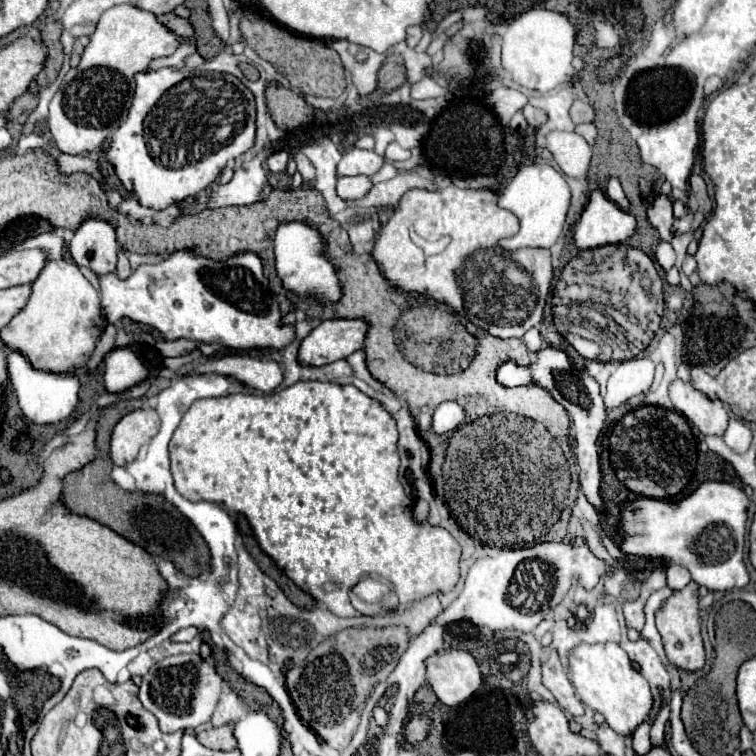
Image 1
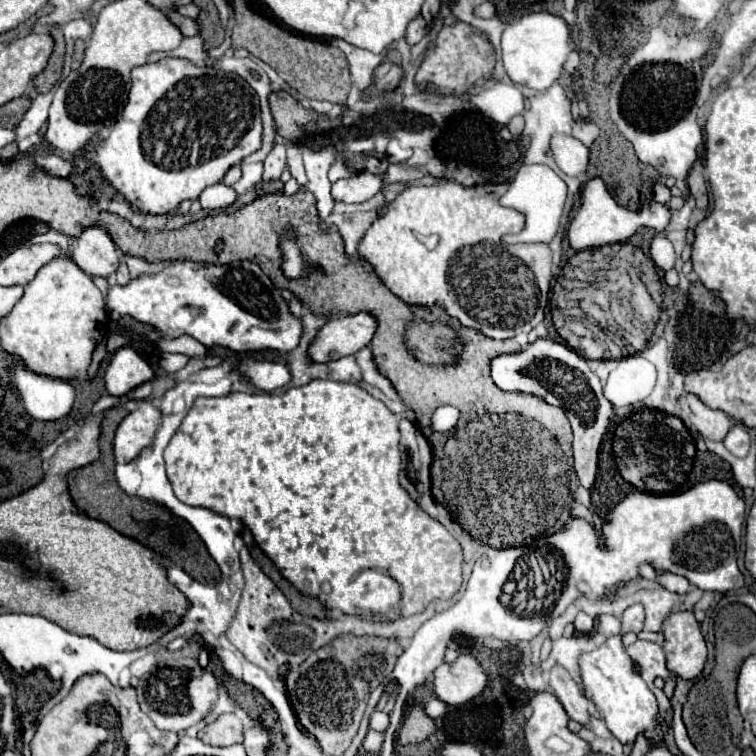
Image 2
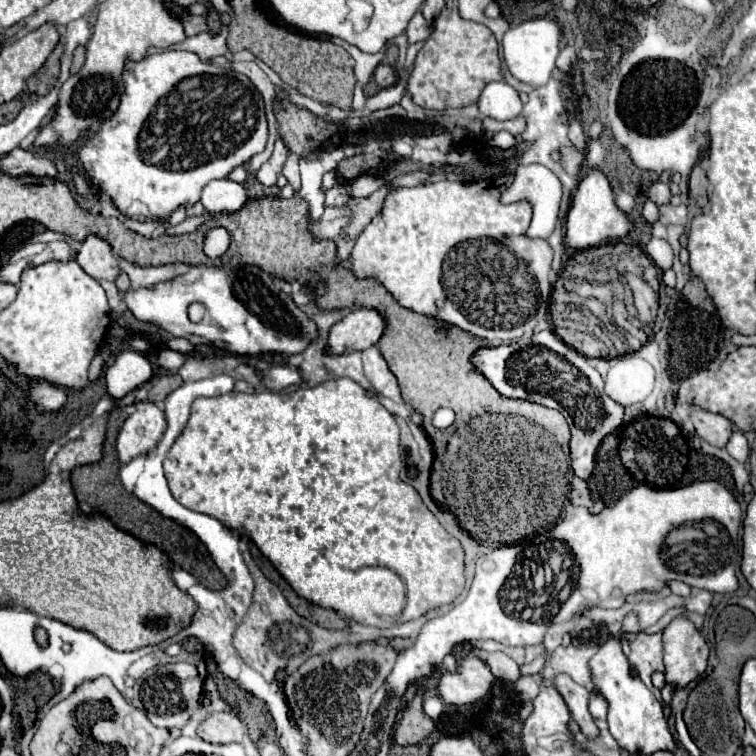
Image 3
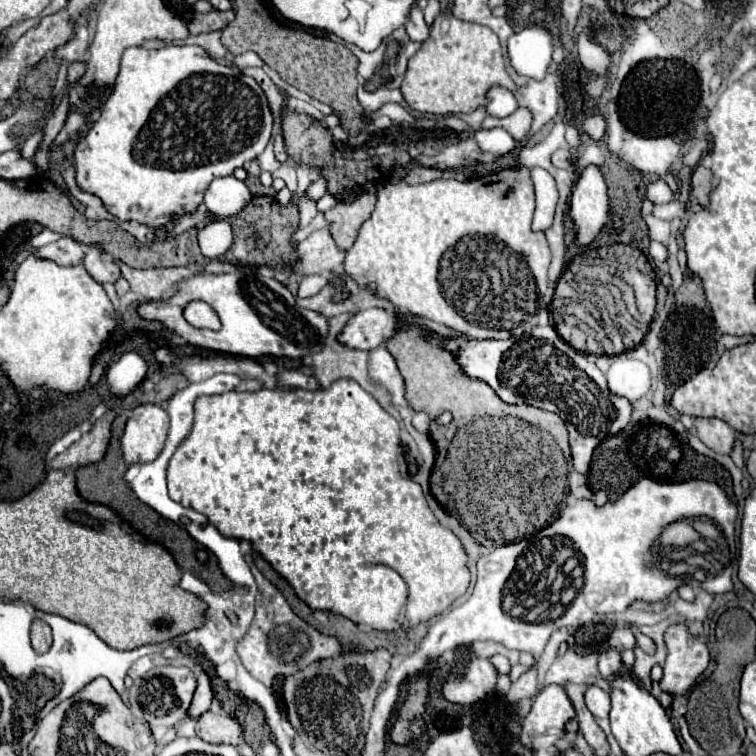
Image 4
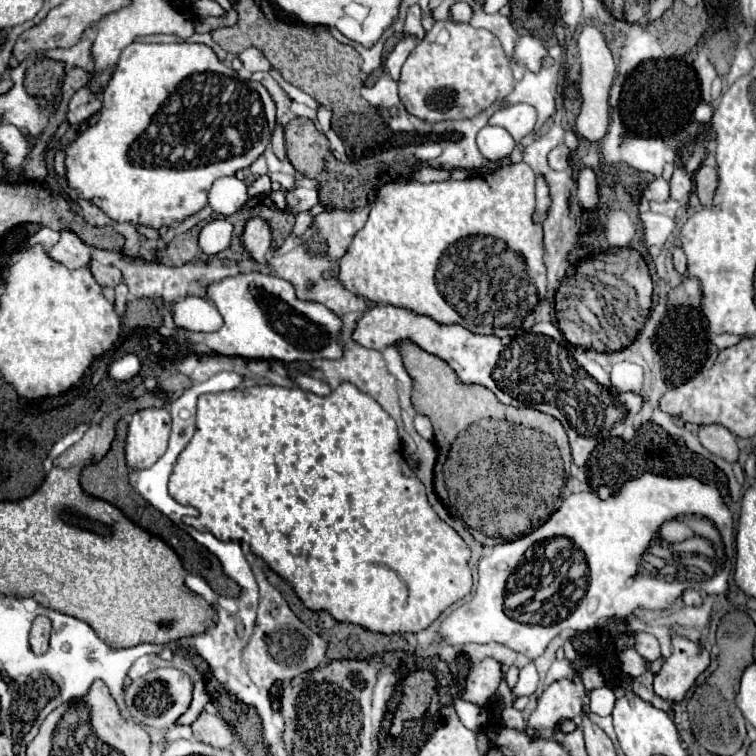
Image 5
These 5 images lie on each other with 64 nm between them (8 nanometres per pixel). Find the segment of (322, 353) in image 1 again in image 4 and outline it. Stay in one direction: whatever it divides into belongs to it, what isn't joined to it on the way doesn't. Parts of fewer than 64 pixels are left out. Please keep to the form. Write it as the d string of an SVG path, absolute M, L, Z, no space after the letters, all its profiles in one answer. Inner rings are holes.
M370 308L370 310L356 312L336 338L340 344L348 348L374 350L382 342L392 338L396 334L396 328L400 326L402 322L398 320L394 310Z

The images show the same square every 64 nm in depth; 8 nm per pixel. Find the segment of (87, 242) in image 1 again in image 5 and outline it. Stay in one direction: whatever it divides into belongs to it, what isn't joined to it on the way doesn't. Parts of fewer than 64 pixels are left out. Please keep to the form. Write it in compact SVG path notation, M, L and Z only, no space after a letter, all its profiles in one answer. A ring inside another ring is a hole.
M90 260L88 268L100 286L116 286L122 280L122 274L116 266L104 266L104 264L98 264L96 260Z

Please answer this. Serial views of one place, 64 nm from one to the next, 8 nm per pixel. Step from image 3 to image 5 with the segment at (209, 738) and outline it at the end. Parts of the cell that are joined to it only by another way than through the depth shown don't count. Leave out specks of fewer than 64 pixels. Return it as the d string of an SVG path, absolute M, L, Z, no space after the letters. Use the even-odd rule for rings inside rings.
M206 710L192 724L192 730L194 730L196 740L210 744L214 748L226 748L236 740L234 728L220 714L206 712Z

